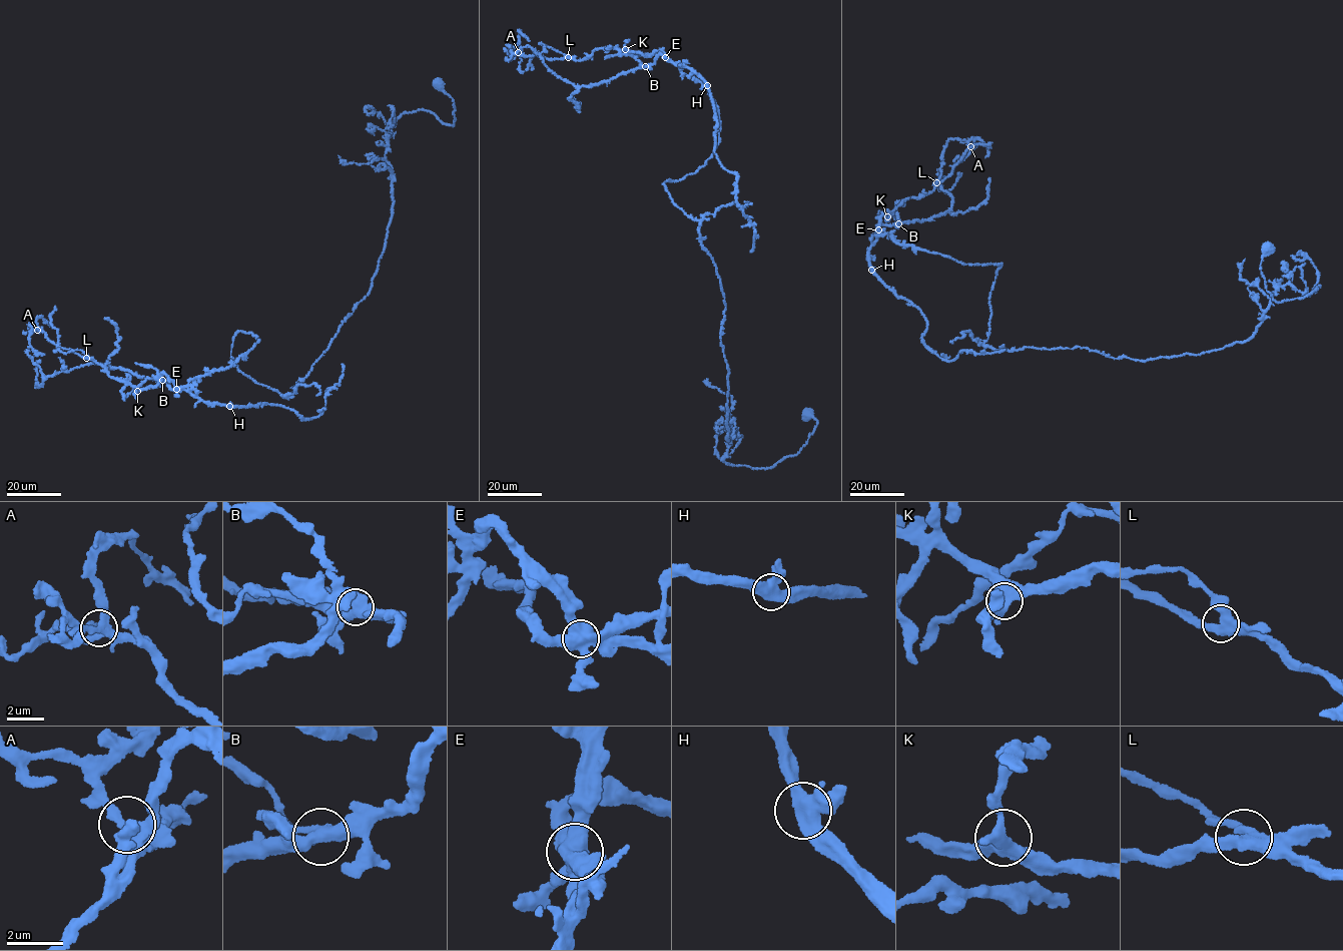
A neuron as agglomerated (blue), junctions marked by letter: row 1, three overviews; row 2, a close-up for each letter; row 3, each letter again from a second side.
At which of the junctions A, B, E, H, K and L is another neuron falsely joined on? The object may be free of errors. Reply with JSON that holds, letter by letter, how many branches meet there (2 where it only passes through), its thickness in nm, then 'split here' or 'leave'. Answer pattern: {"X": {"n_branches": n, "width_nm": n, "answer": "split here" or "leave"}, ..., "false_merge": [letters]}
{"A": {"n_branches": 4, "width_nm": 300, "answer": "leave"}, "B": {"n_branches": 4, "width_nm": 440, "answer": "leave"}, "E": {"n_branches": 4, "width_nm": 650, "answer": "split here"}, "H": {"n_branches": 4, "width_nm": 500, "answer": "leave"}, "K": {"n_branches": 4, "width_nm": 400, "answer": "leave"}, "L": {"n_branches": 3, "width_nm": 440, "answer": "leave"}, "false_merge": ["E"]}

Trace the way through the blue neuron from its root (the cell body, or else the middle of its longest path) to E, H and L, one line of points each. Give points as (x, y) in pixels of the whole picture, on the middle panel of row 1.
E: (807, 414), (796, 454), (724, 461), (724, 295), (663, 183), (705, 164), (719, 111), (665, 58)
H: (807, 414), (796, 454), (724, 461), (724, 295), (663, 183), (719, 140), (676, 63), (707, 85)
L: (807, 414), (796, 454), (724, 461), (724, 295), (663, 183), (718, 144), (709, 90), (659, 51), (568, 57)

